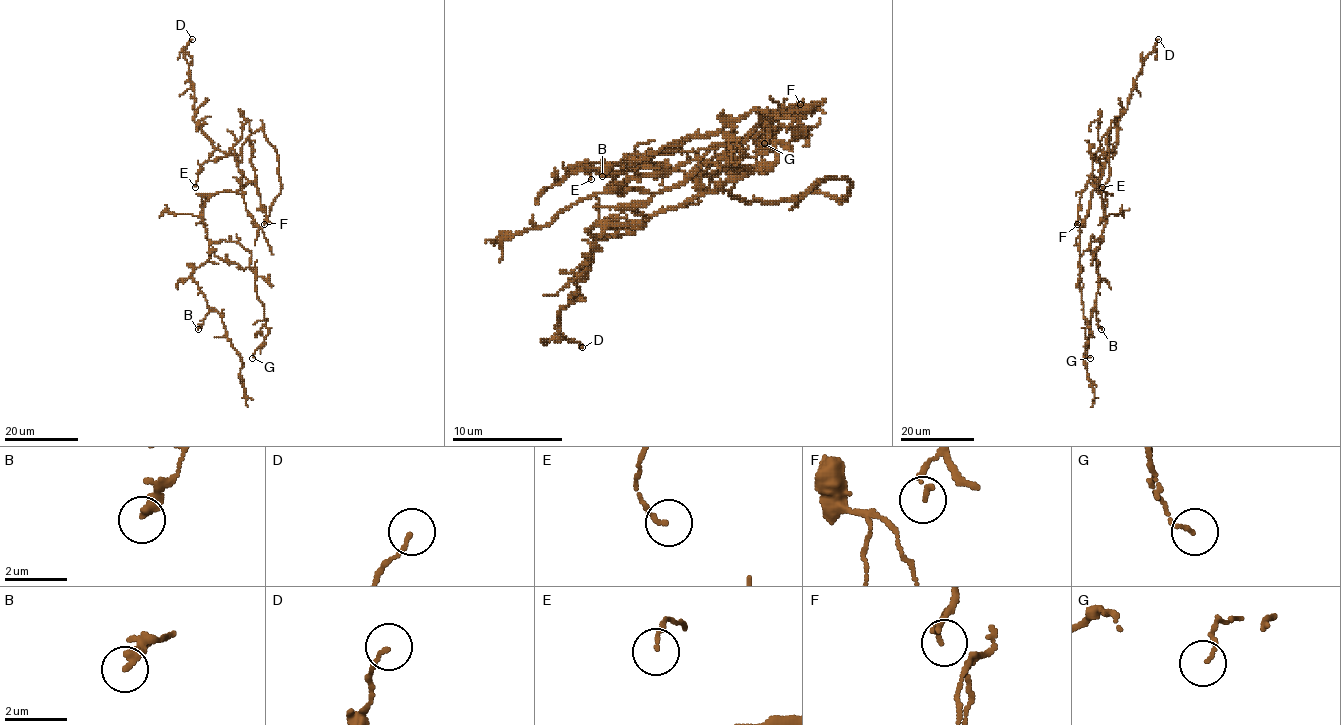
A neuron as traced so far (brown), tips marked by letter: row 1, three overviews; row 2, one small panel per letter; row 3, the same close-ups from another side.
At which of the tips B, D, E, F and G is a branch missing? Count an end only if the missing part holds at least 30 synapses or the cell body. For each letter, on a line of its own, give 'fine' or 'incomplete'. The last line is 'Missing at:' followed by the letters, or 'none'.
B: fine
D: fine
E: fine
F: fine
G: fine
Missing at: none

